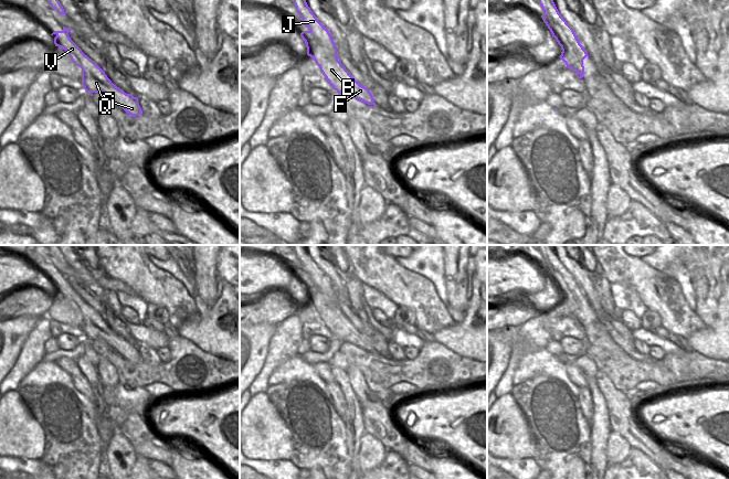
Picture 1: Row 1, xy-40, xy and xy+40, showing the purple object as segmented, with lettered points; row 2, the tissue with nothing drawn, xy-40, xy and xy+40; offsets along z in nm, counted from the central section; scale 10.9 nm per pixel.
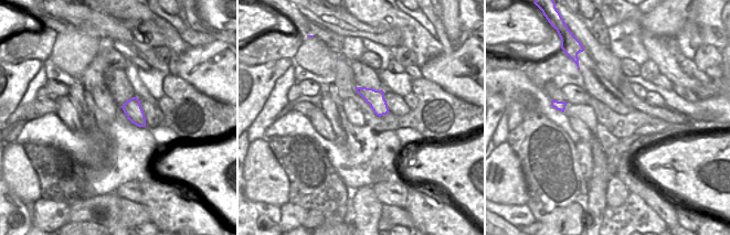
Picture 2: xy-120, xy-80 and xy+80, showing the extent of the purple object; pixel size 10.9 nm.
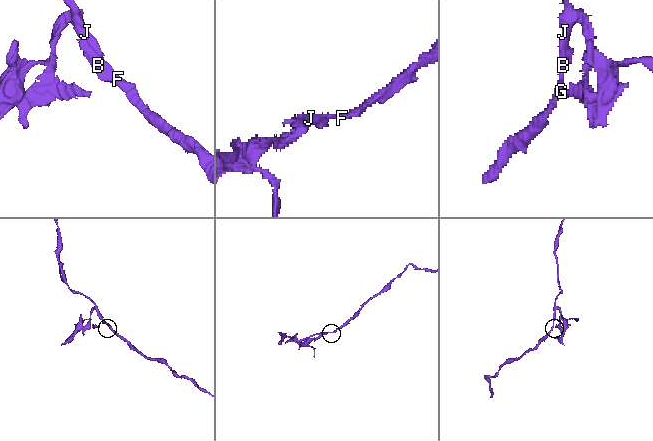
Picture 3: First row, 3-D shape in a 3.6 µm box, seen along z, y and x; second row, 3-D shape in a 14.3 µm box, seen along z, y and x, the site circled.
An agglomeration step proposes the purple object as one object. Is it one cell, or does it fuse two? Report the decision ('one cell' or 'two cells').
two cells

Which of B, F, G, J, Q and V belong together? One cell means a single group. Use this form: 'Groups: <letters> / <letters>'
Groups: B F G Q V / J.

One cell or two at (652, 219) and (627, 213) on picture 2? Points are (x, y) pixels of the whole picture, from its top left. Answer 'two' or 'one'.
one

